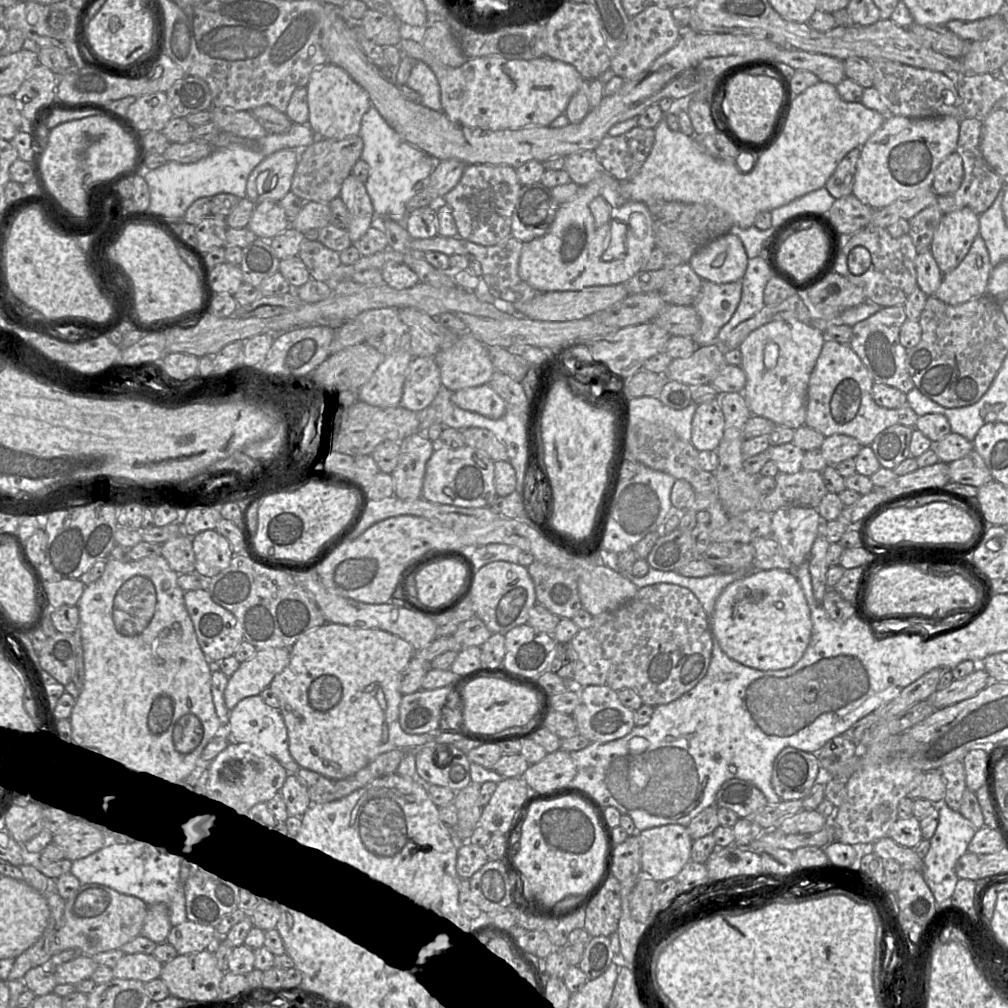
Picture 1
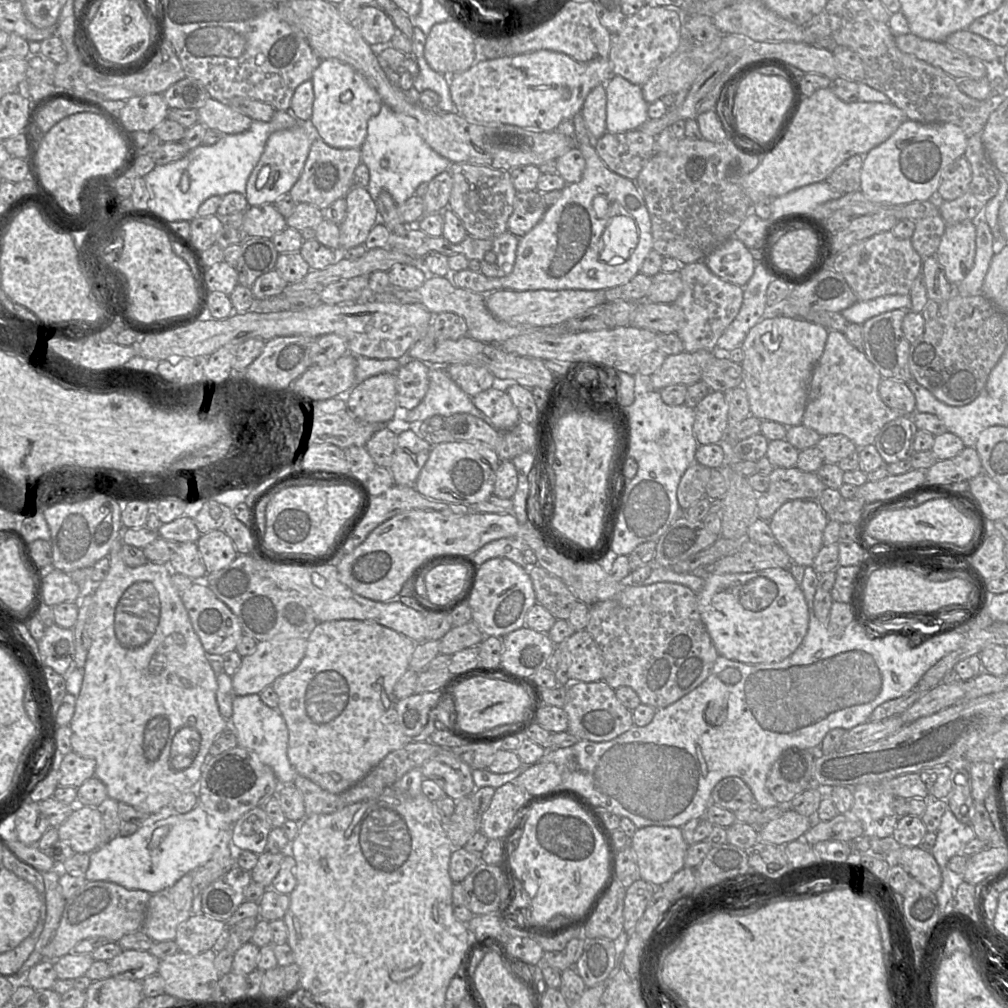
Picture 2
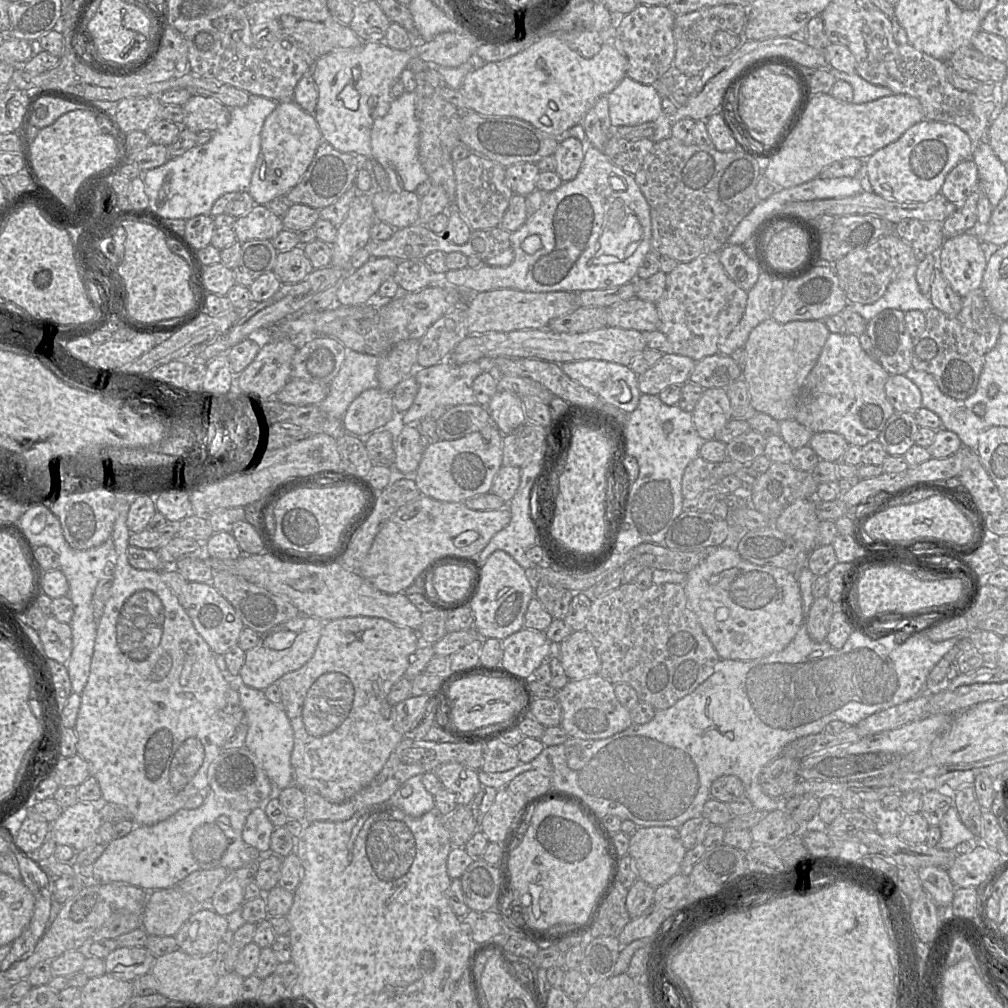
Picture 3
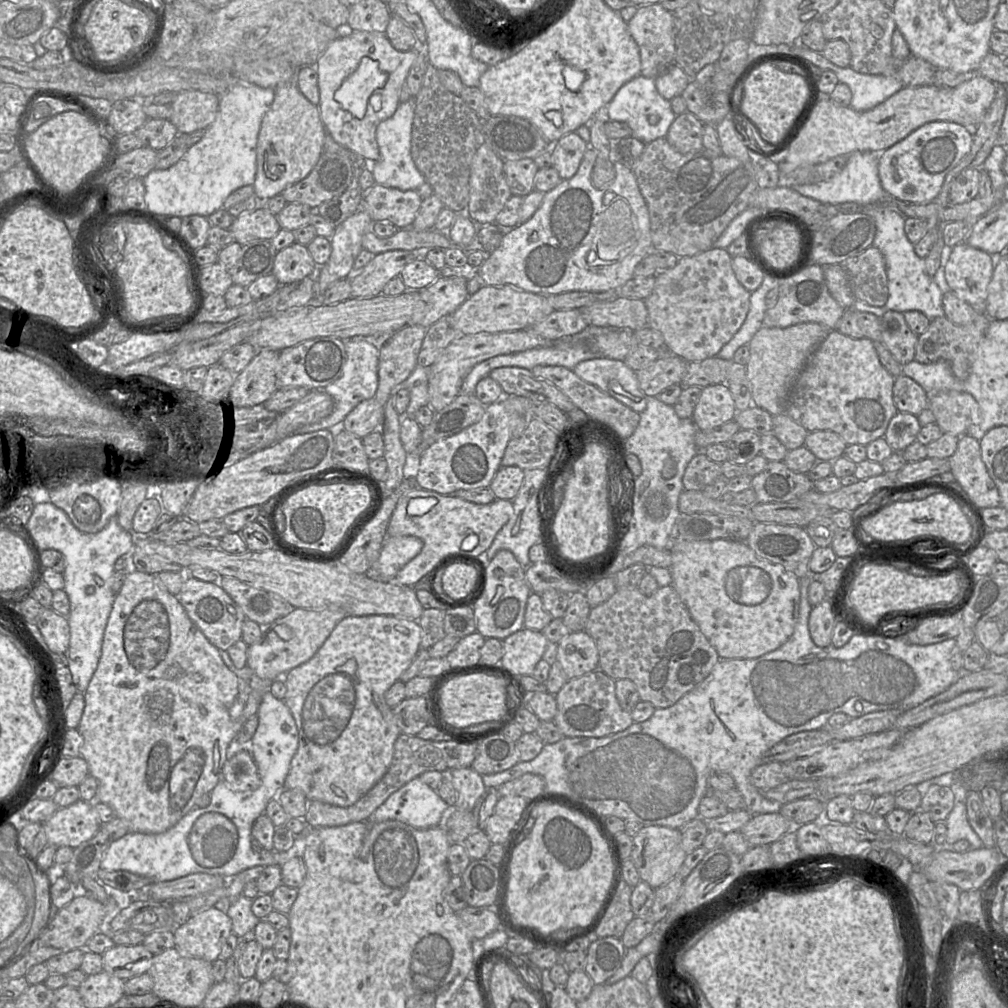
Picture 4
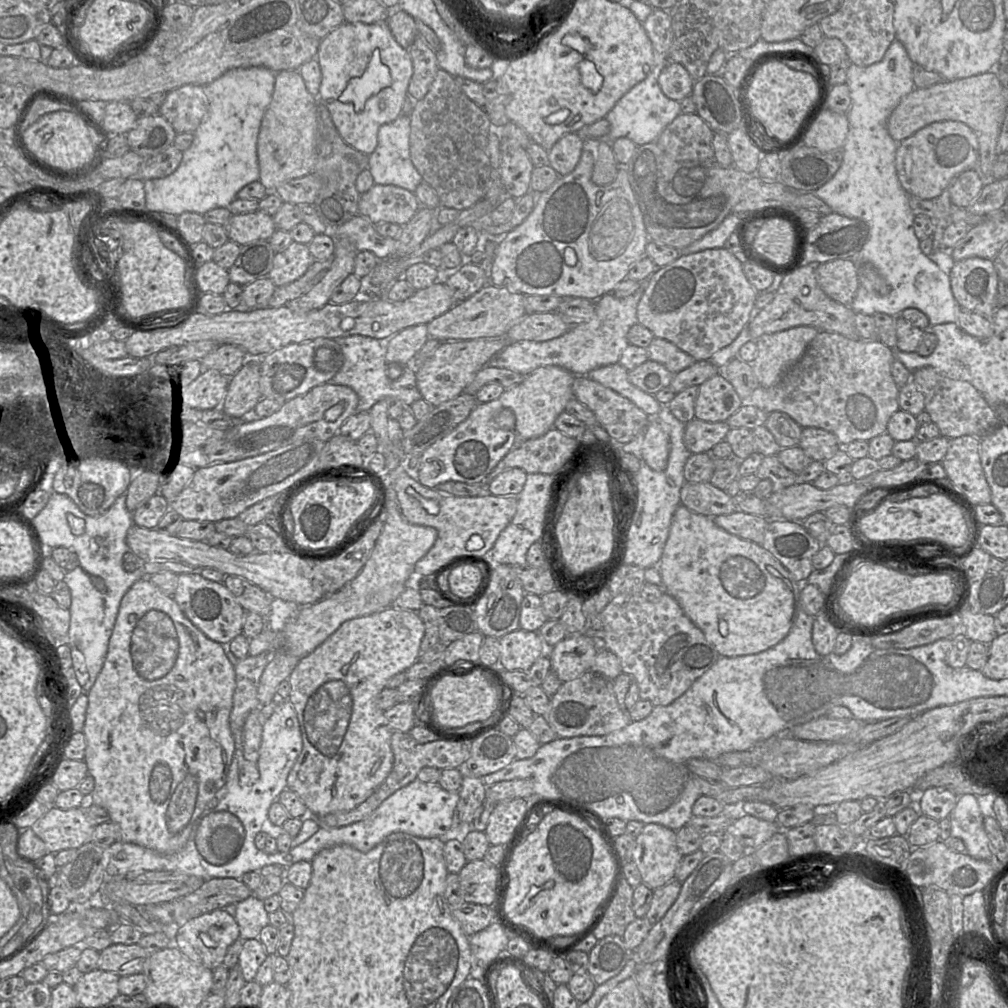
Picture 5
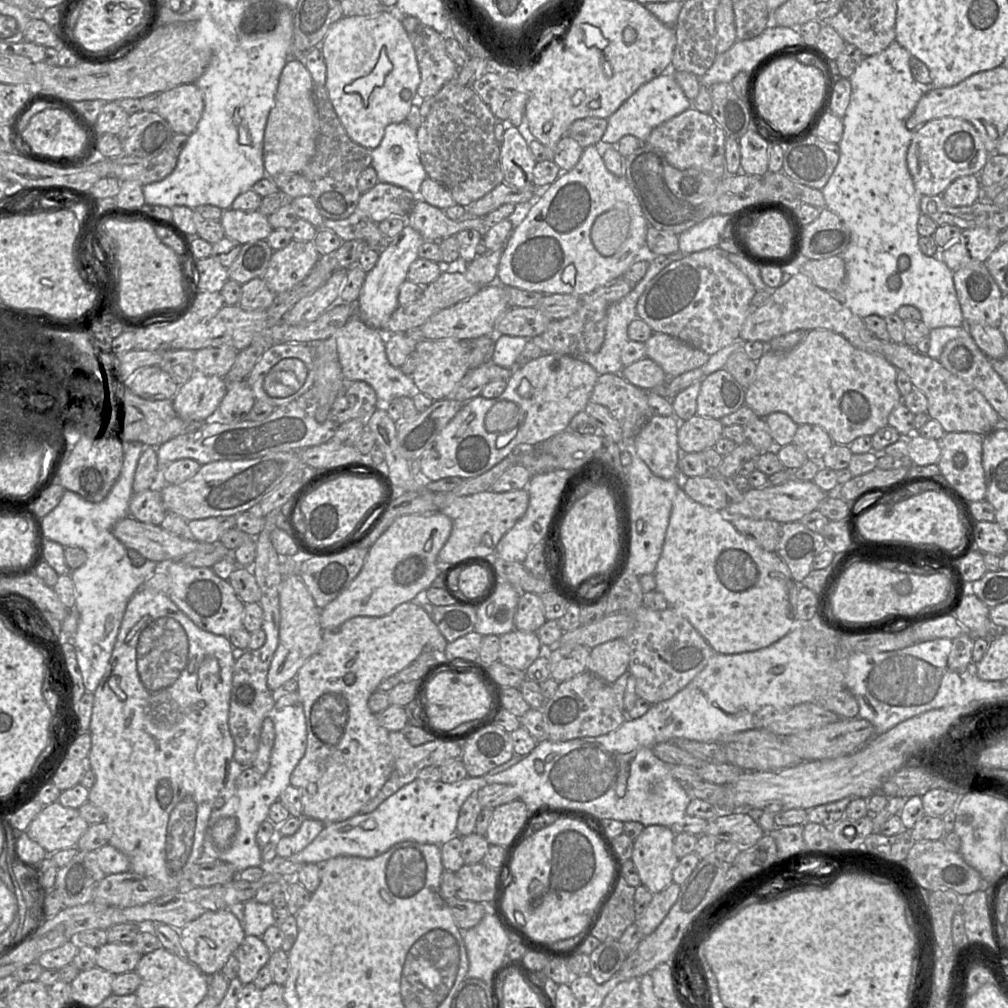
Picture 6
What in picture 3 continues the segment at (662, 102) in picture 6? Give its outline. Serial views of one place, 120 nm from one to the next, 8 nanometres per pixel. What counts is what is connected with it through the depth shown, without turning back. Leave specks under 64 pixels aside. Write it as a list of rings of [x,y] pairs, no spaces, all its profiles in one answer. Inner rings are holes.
[[[626,75],[607,98],[613,129],[654,122],[656,130],[651,137],[654,143],[671,137],[670,116],[663,113],[662,95],[655,85],[642,84]]]

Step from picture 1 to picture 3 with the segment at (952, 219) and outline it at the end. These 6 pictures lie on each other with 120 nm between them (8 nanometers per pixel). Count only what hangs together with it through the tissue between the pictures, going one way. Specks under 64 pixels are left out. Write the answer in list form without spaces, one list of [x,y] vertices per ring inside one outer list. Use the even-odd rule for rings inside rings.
[[[967,232],[945,239],[937,252],[938,269],[961,297],[978,291],[987,266],[989,247],[975,234]]]

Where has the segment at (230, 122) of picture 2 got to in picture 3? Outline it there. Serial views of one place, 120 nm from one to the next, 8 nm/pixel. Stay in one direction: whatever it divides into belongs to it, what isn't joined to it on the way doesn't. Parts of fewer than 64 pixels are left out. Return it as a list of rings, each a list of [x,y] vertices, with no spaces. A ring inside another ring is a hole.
[[[192,95],[182,108],[181,128],[187,128],[195,133],[213,133],[224,128],[230,119],[230,109],[212,97]]]

